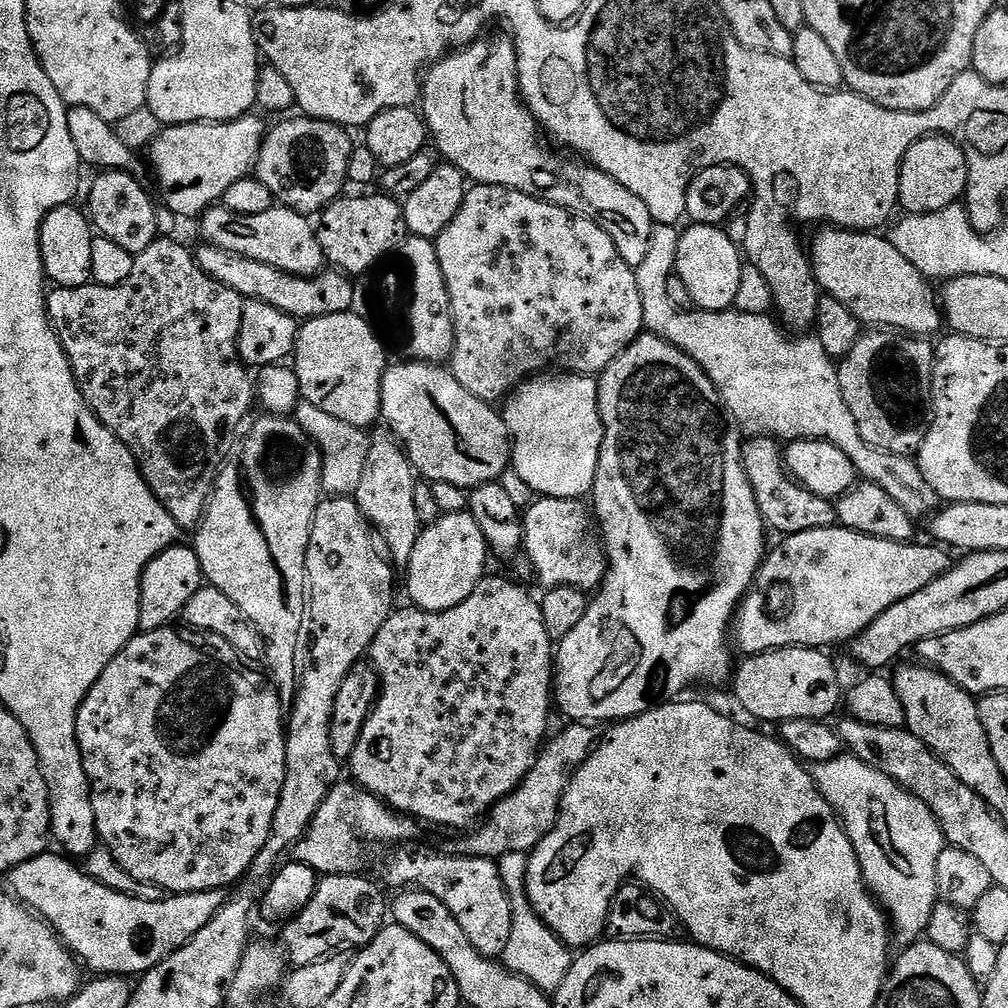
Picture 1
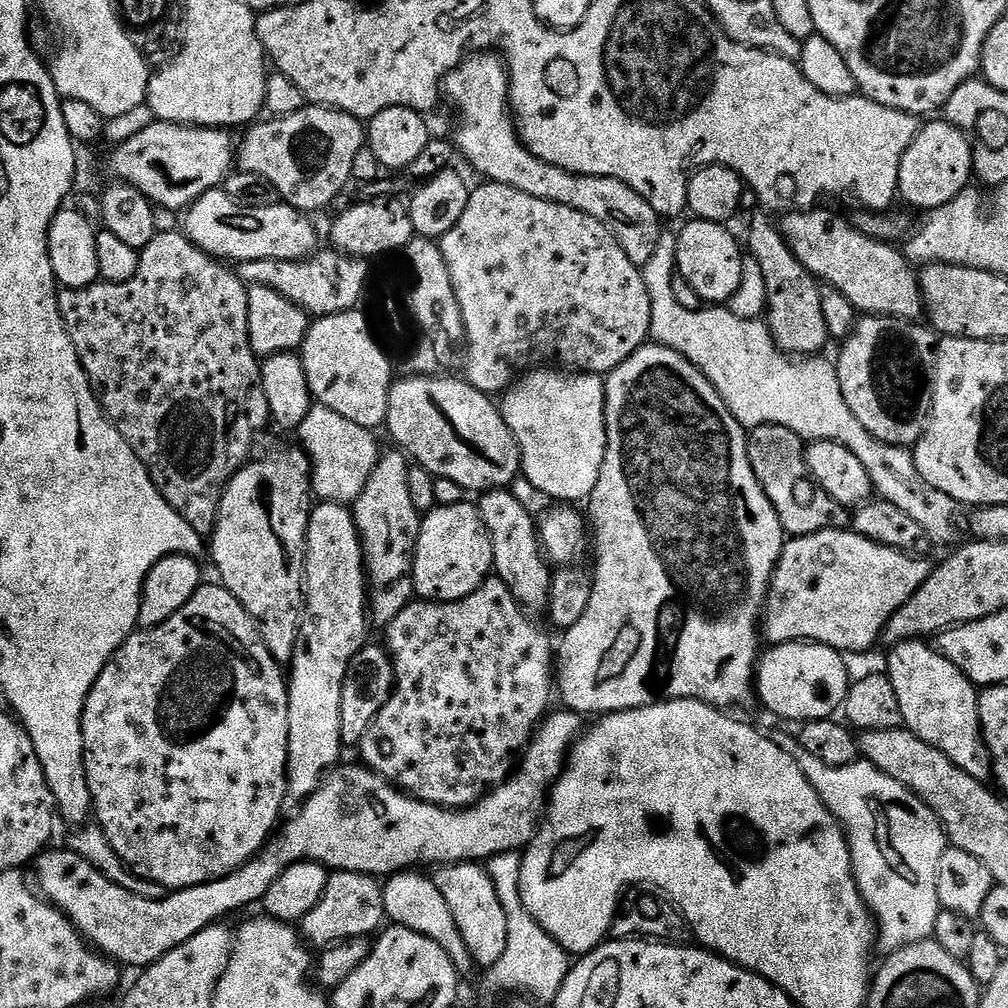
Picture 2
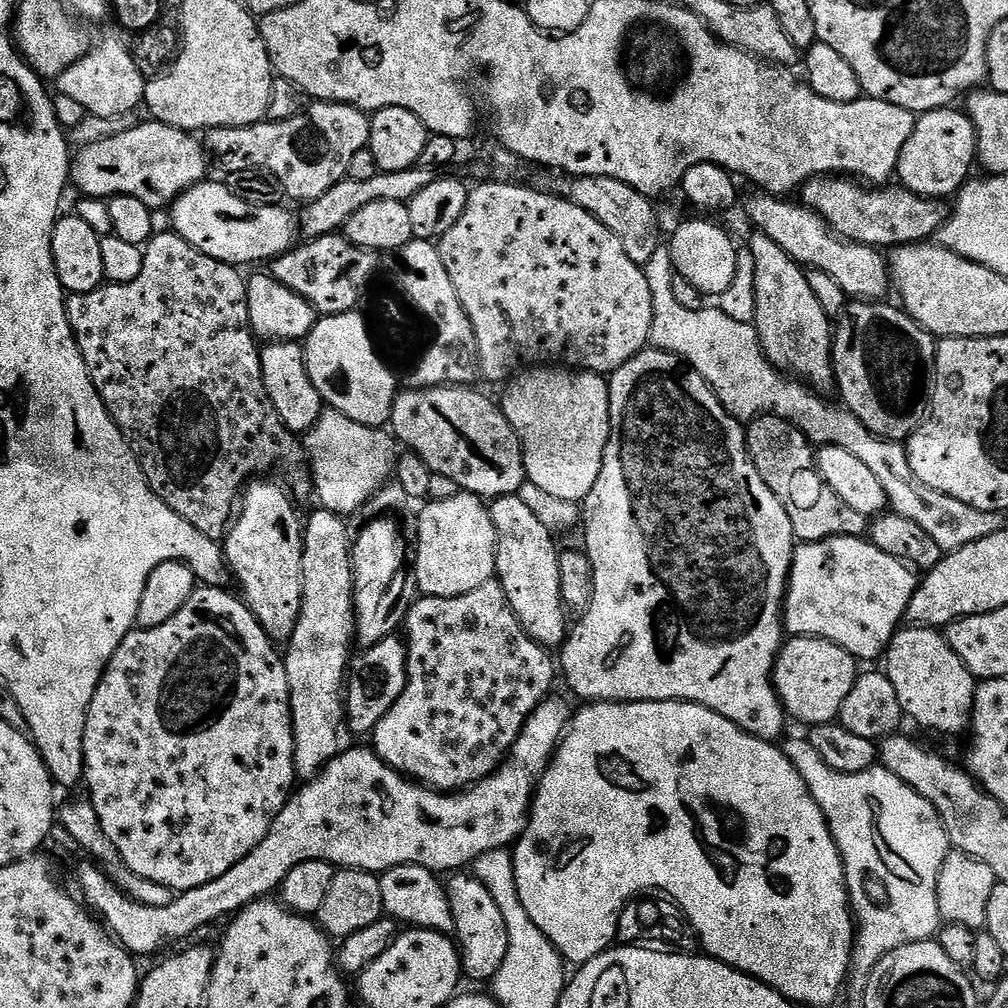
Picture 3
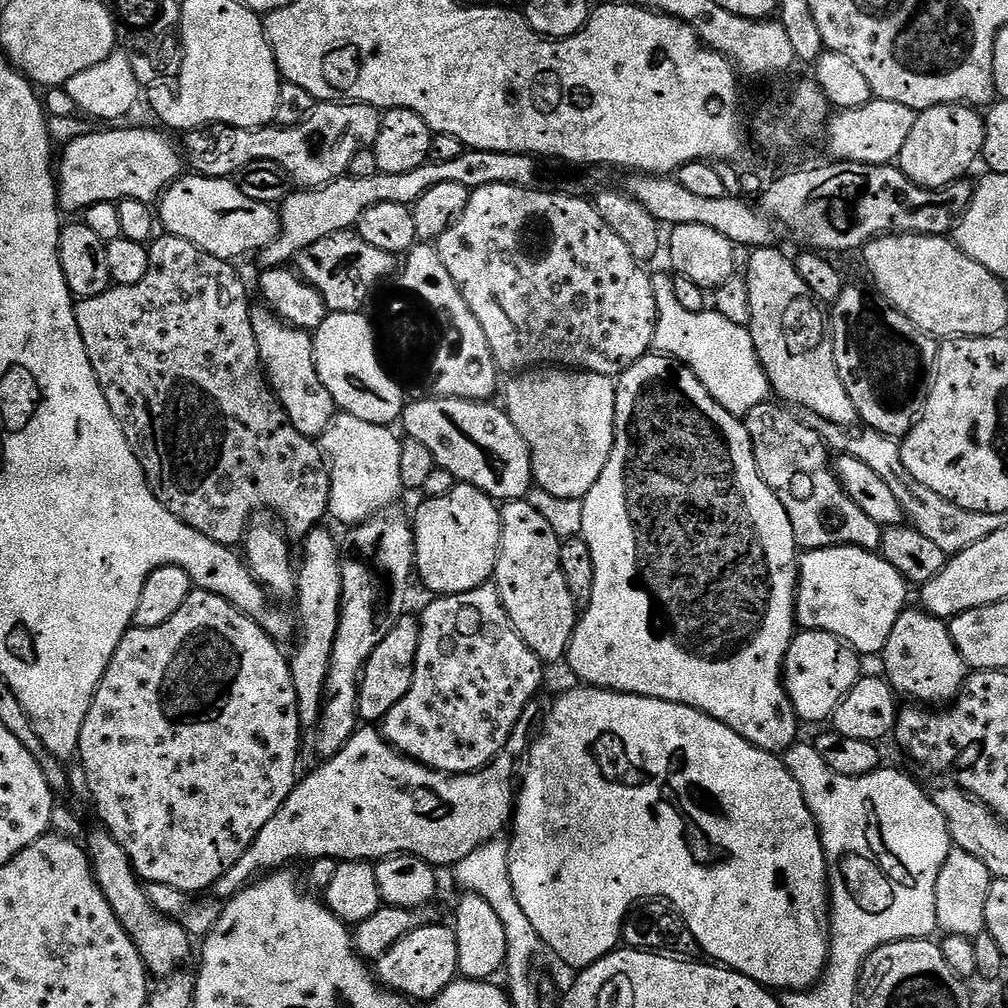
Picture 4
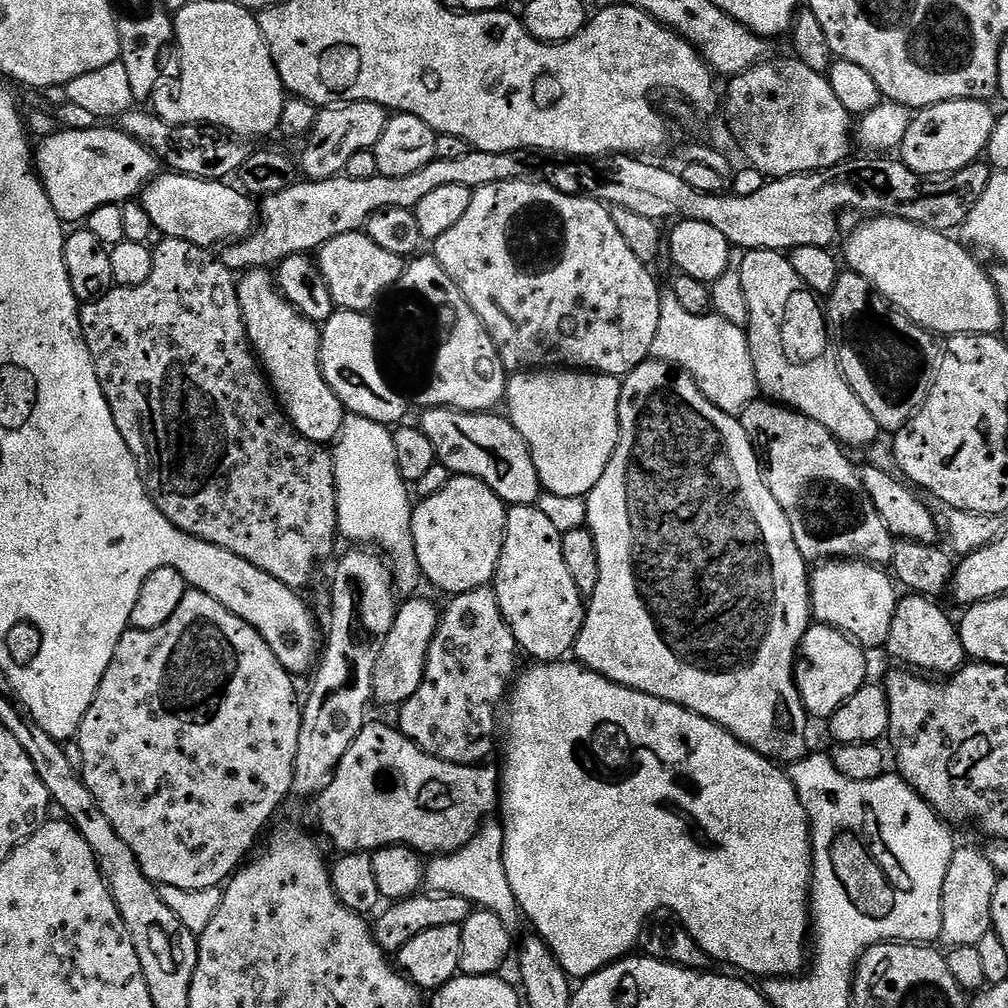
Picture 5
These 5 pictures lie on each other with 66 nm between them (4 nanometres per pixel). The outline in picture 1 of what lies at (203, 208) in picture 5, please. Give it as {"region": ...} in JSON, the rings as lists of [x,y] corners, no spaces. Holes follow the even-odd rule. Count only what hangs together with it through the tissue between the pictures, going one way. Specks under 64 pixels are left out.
{"region":[[[213,206],[204,213],[199,224],[207,243],[236,256],[266,262],[266,266],[274,266],[291,276],[319,277],[326,264],[313,221],[283,206],[274,206],[266,210],[266,214],[234,214],[226,207]]]}

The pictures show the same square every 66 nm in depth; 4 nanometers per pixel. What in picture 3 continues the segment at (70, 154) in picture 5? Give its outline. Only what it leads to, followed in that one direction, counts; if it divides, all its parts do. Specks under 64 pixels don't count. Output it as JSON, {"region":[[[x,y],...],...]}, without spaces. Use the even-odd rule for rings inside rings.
{"region":[[[149,119],[147,123],[139,122],[132,130],[127,130],[126,134],[79,149],[70,164],[70,180],[74,188],[76,184],[77,190],[84,196],[138,198],[138,202],[142,202],[147,208],[159,210],[167,209],[183,192],[201,183],[207,177],[204,175],[208,172],[208,164],[210,165],[210,156],[203,143],[193,133],[185,132],[183,128],[162,124],[154,119]]]}

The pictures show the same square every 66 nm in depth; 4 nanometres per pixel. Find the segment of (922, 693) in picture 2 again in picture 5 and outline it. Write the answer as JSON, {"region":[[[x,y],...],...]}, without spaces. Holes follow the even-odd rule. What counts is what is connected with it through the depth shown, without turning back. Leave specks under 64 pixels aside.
{"region":[[[908,594],[897,603],[896,613],[894,614],[894,622],[890,626],[890,634],[888,635],[888,643],[886,652],[889,652],[894,659],[897,660],[897,665],[907,666],[909,669],[915,670],[920,674],[936,674],[932,672],[941,672],[941,677],[947,678],[954,672],[960,671],[966,663],[964,647],[960,641],[958,624],[955,619],[951,620],[942,609],[939,608],[935,599]]]}

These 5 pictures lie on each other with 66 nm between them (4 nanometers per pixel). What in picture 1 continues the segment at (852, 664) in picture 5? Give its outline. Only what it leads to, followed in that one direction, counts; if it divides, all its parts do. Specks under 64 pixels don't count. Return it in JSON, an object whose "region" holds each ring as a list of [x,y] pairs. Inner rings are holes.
{"region":[[[774,648],[771,652],[760,652],[756,656],[750,656],[741,659],[741,664],[739,661],[738,667],[734,672],[734,684],[736,680],[736,700],[753,716],[756,720],[776,720],[775,722],[783,722],[786,720],[797,720],[798,718],[806,718],[807,720],[823,720],[827,721],[829,719],[828,715],[835,710],[836,707],[841,707],[842,704],[842,688],[840,692],[840,676],[836,673],[836,664],[834,661],[828,657],[829,653],[827,651],[818,648]]]}

